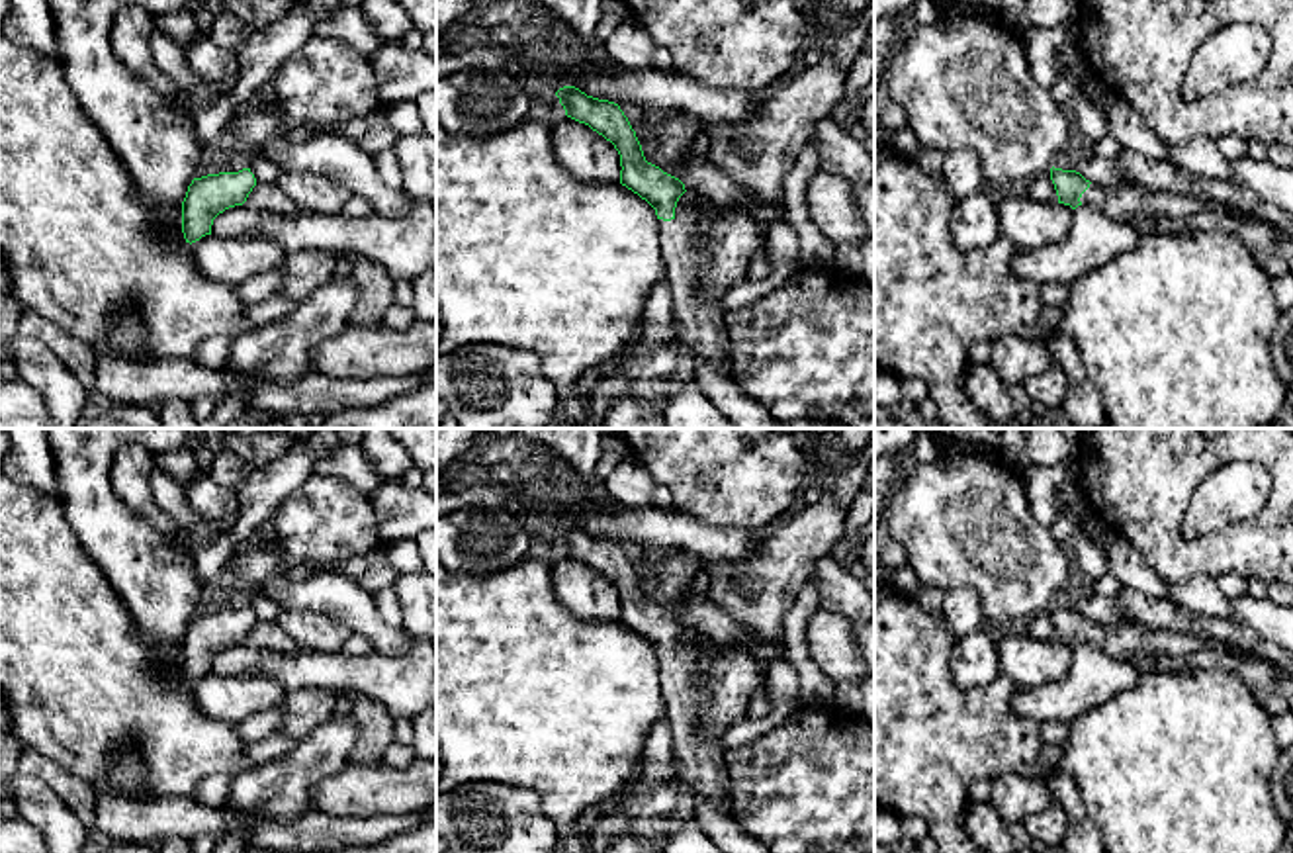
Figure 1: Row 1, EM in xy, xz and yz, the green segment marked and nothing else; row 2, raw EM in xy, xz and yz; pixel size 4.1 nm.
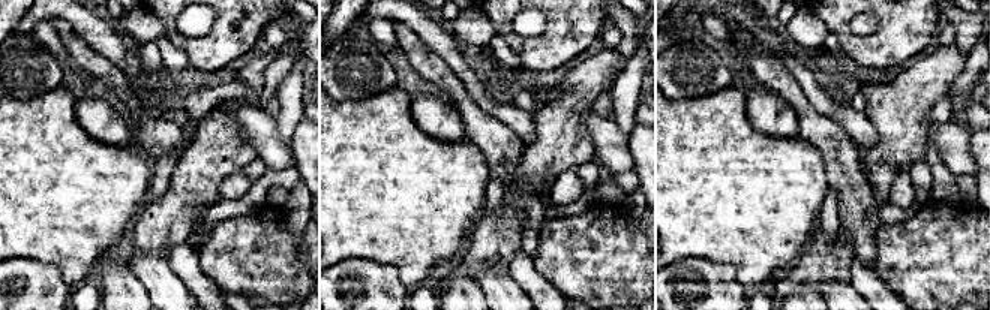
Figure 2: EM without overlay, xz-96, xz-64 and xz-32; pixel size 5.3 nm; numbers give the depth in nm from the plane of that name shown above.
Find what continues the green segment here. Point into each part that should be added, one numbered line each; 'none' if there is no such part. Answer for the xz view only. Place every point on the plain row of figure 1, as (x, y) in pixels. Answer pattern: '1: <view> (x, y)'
1: xz (701, 762)

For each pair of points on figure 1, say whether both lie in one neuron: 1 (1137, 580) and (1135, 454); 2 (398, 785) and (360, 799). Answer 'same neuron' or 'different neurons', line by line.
1: different neurons
2: same neuron

